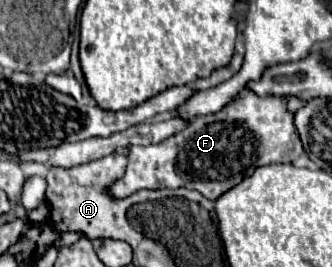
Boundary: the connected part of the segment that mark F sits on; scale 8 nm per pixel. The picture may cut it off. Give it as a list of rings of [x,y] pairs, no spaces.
[[[243,91],[221,111],[195,117],[183,131],[157,145],[133,145],[127,155],[127,173],[109,187],[109,193],[121,199],[139,189],[187,187],[215,201],[249,177],[251,169],[271,163],[291,163],[299,153],[303,149],[293,129],[293,113],[285,109],[285,97],[257,97]]]

